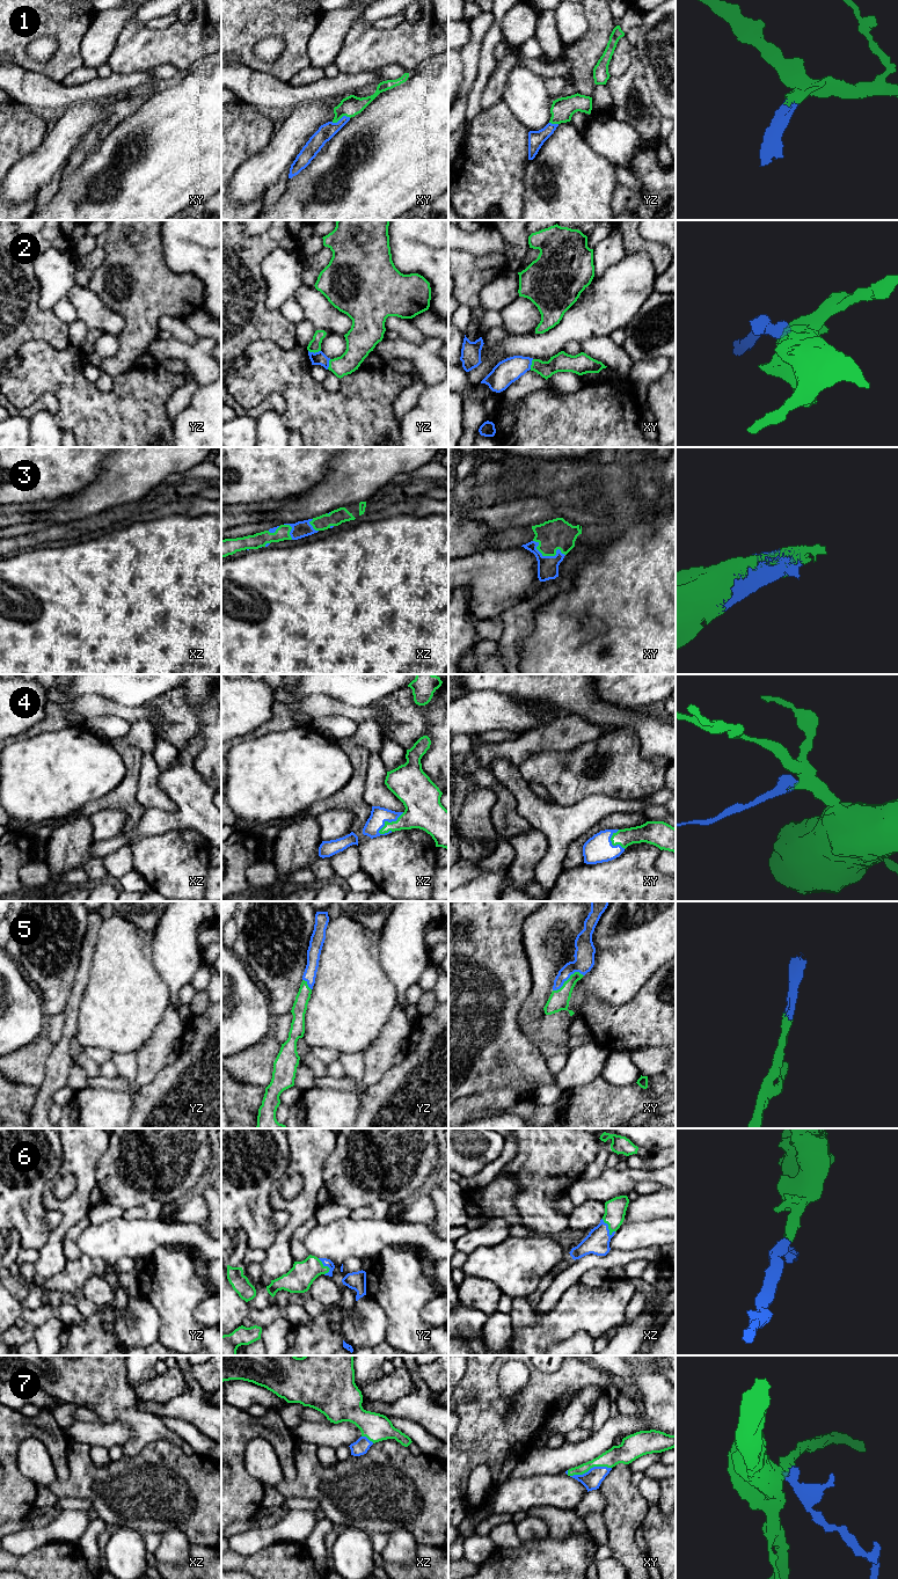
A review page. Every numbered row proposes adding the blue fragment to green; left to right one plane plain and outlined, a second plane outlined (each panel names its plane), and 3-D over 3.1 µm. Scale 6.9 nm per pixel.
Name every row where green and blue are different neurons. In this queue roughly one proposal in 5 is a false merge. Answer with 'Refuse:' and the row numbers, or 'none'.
Refuse: 2

